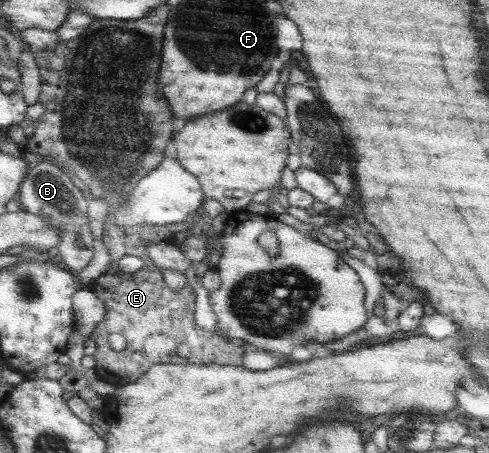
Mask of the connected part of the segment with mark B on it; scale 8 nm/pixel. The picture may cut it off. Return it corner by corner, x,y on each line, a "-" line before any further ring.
39,163
37,167
28,170
27,177
23,180
19,190
19,206
25,212
33,215
47,216
63,225
61,241
57,246
59,253
56,260
62,260
66,270
81,272
91,259
95,257
95,239
89,227
87,216
88,202
83,193
73,185
73,181
53,163

